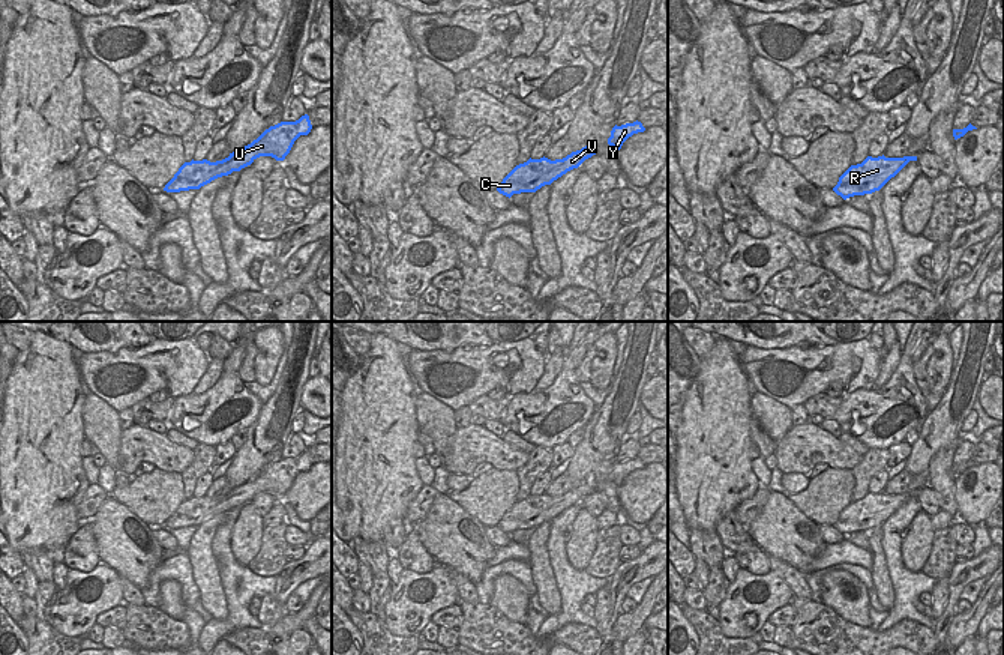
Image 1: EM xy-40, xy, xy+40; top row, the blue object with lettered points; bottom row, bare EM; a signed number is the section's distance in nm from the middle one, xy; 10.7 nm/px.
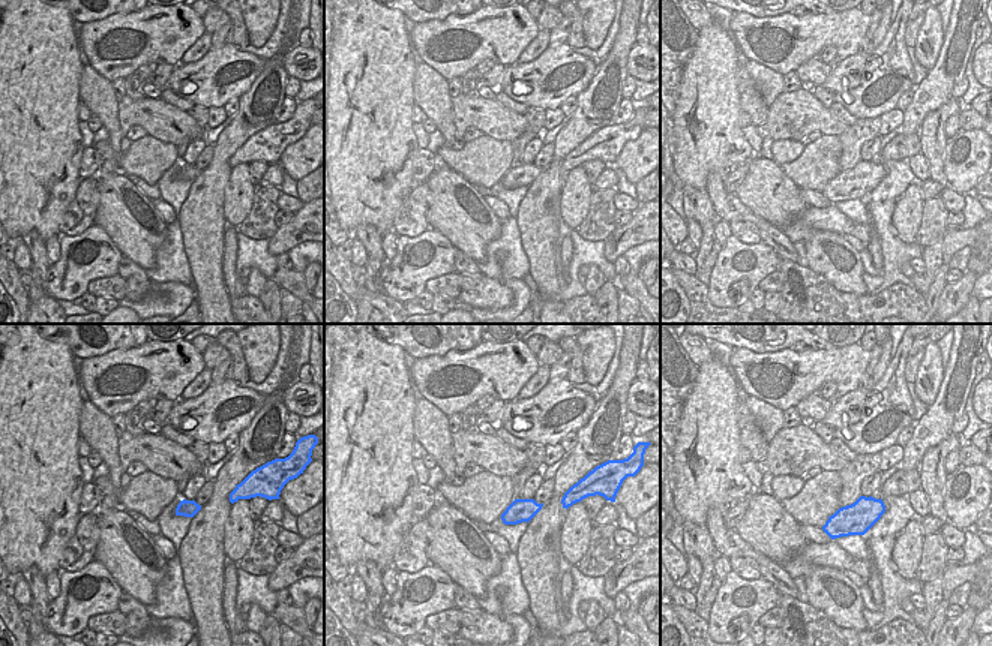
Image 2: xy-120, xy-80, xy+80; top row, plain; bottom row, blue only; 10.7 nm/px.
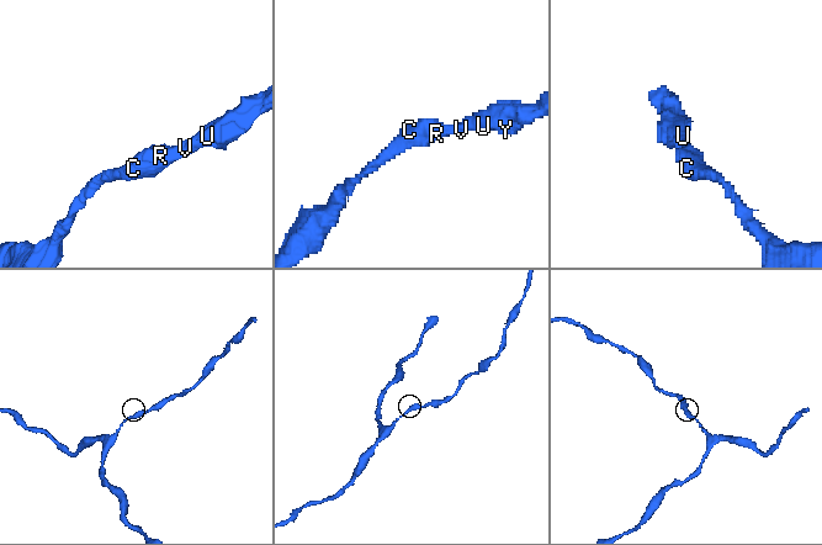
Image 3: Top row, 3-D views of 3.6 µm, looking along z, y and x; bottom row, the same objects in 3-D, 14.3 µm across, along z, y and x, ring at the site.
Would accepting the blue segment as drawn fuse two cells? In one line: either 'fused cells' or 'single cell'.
single cell

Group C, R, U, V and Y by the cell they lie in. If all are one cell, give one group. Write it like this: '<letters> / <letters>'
C R U V Y

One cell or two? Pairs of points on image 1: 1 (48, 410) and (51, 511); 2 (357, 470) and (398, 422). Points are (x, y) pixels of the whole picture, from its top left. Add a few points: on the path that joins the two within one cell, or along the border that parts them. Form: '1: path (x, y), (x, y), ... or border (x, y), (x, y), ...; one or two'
1: path (51, 436), (51, 485); one
2: path (369, 458), (374, 454), (374, 446), (386, 434); one

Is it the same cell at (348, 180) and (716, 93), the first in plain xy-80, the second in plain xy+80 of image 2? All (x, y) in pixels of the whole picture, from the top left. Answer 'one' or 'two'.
one

